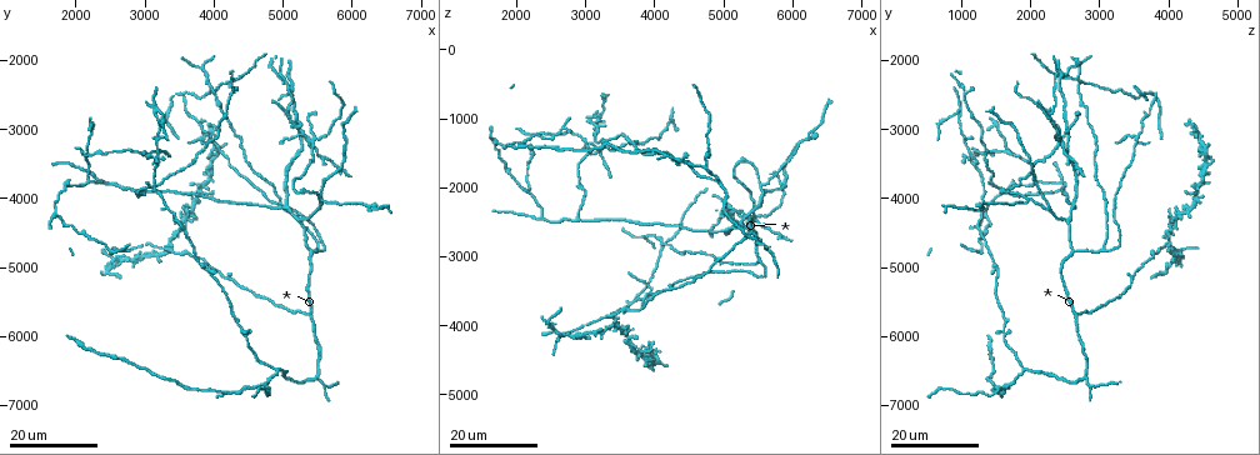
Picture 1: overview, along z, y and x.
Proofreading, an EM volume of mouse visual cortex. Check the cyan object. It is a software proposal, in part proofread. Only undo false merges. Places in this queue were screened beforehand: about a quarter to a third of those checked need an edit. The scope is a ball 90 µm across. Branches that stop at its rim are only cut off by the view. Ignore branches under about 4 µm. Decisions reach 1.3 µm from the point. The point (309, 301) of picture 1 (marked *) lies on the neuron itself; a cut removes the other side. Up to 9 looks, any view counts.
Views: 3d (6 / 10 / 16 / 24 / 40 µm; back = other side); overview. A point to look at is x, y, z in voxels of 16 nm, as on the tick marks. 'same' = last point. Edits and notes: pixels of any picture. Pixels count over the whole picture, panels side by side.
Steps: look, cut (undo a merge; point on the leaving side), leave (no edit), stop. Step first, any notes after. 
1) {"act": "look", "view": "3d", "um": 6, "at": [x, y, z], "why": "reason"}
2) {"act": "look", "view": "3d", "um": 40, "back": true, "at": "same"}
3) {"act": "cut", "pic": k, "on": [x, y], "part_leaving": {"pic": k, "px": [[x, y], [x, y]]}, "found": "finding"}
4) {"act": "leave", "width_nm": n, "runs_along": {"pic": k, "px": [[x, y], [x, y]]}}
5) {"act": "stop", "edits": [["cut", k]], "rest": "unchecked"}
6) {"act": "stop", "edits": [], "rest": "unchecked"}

{"act": "look", "view": "3d", "um": 24, "at": [5350, 5700, 2650], "why": "a fork"}

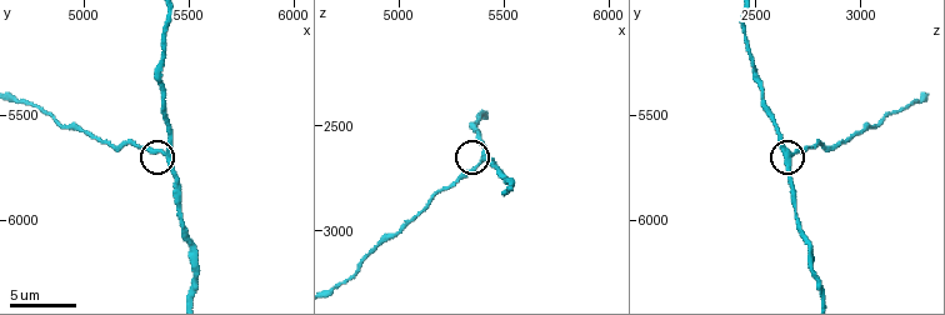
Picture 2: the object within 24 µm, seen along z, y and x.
{"act": "look", "view": "3d", "um": 10, "at": [5380, 5680, 2680]}

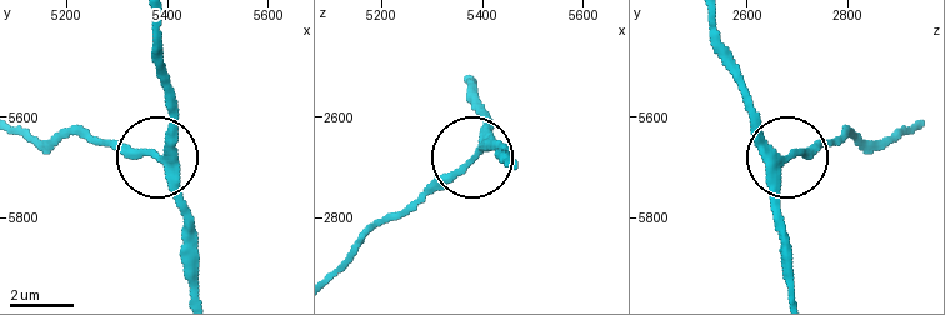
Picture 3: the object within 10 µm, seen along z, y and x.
{"act": "look", "view": "3d", "um": 6, "at": [5390, 5680, 2675]}

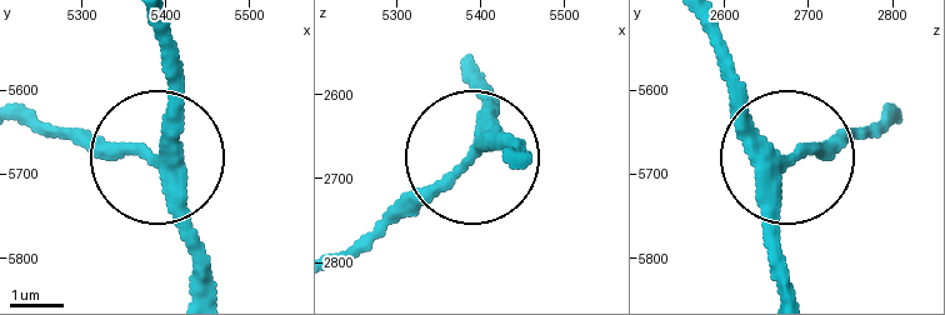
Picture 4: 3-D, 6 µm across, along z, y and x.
{"act": "leave", "side_arm_um": 113, "runs_along": {"pic": 4, "px": [[700, 26], [731, 106], [781, 156], [884, 134]]}, "found": "continuous, no second neuron"}

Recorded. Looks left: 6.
{"act": "look", "view": "3d", "um": 16, "at": [5500, 6650, 2800], "why": "three arms meet"}

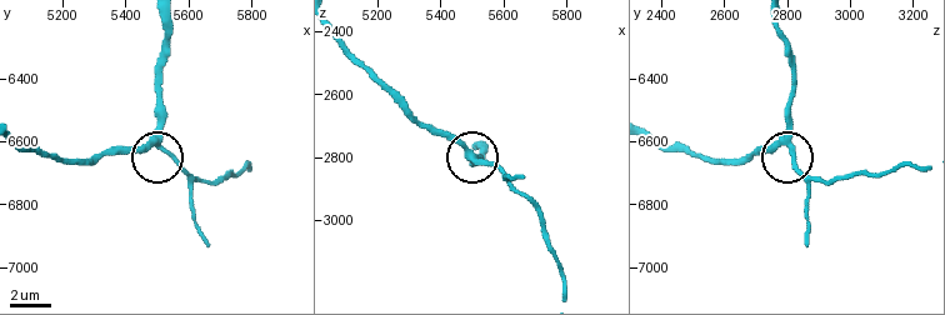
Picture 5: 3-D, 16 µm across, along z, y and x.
{"act": "look", "view": "3d", "um": 10, "at": [5500, 6600, 2790]}

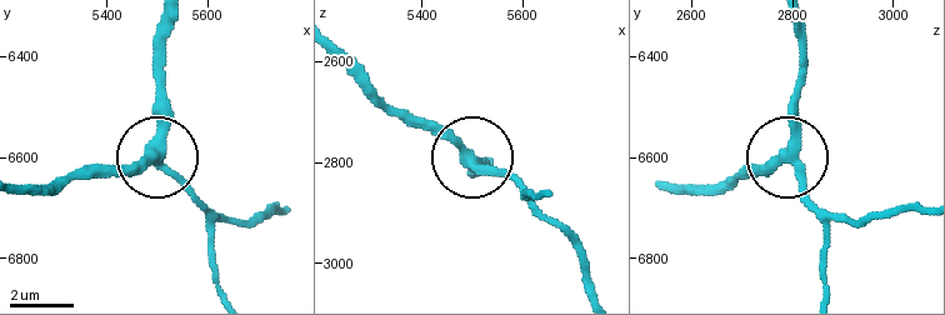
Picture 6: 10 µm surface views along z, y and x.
{"act": "leave", "side_arm_um": 11, "runs_along": {"pic": 6, "px": [[165, 26], [160, 155], [216, 216]]}, "found": "all the same neuron"}

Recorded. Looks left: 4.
{"act": "look", "view": "3d", "um": 24, "at": [5250, 4300, 2500], "why": "a fork"}

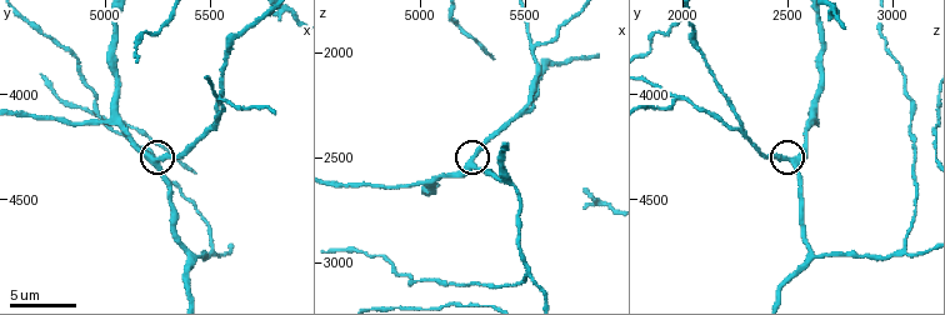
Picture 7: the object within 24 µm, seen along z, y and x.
{"act": "look", "view": "3d", "um": 6, "at": [5240, 4320, 2520]}

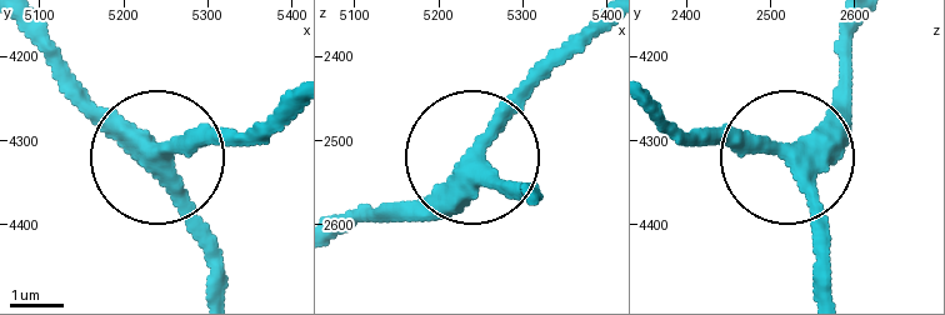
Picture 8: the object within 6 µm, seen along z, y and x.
{"act": "look", "view": "3d", "um": 6, "back": true, "at": [5250, 4310, 2515], "why": "from behind"}

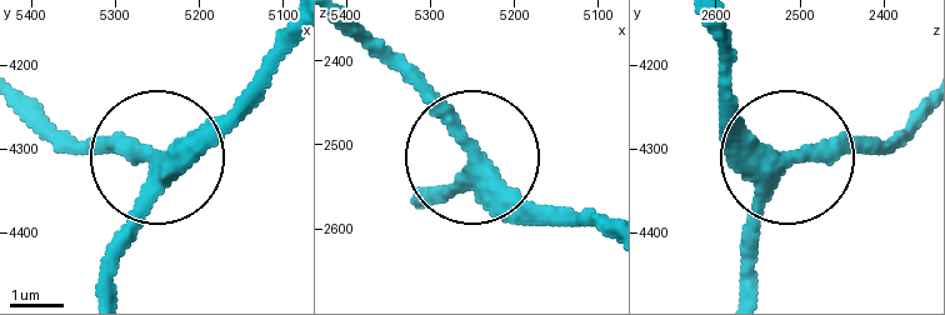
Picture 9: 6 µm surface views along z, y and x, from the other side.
{"act": "leave", "arms": 3, "runs_along": {"pic": 9, "px": [[739, 290], [739, 249], [779, 169], [896, 146]]}, "found": "continuous, no second neuron"}

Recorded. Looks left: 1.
{"act": "look", "view": "3d", "um": 6, "at": [5530, 4020, 1960], "why": "three-way junction"}

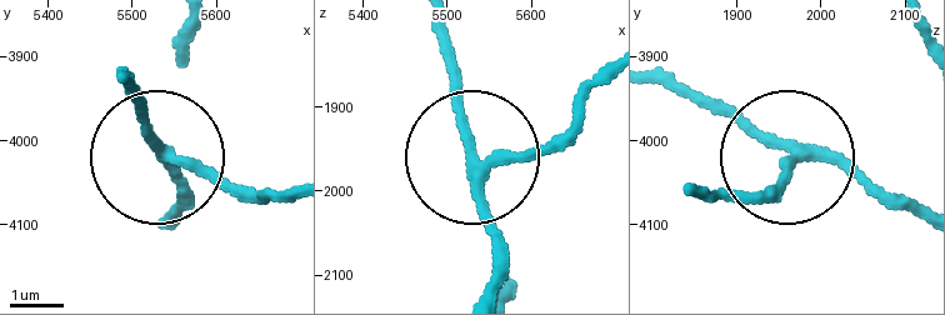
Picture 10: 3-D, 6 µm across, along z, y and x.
{"act": "leave", "side_arm_um": 29, "runs_along": {"pic": 10, "px": [[911, 215], [818, 158], [790, 158], [755, 193]]}, "found": "continuous, no second neuron"}

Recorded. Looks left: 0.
{"act": "stop", "edits": [], "rest": "unchecked"}

